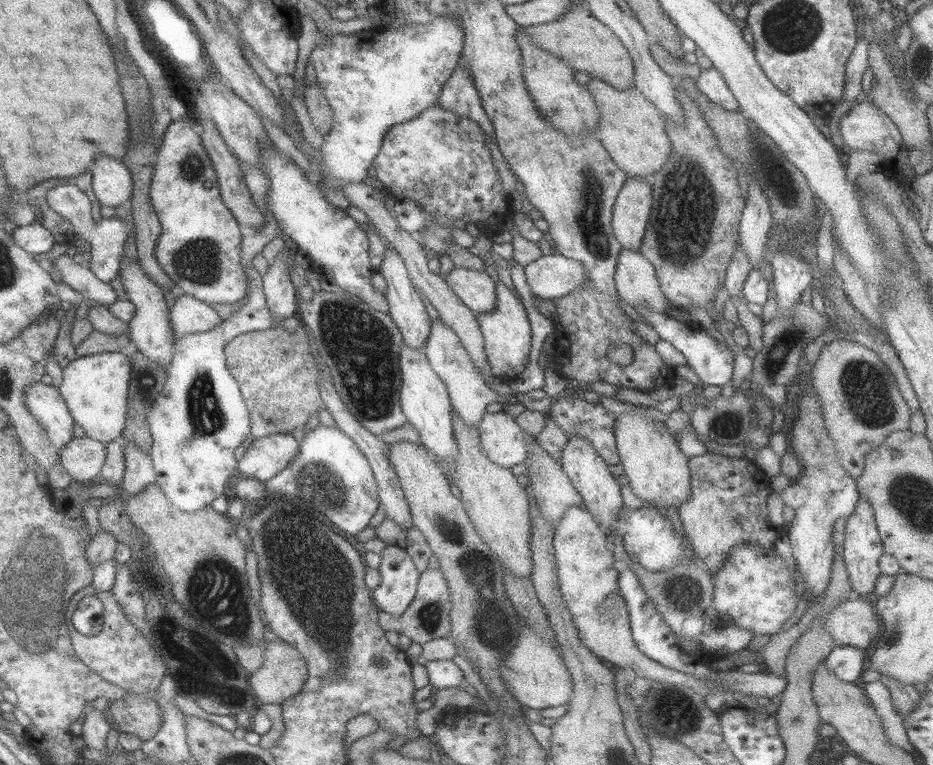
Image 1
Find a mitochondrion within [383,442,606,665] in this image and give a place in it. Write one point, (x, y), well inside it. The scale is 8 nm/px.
(429, 616)

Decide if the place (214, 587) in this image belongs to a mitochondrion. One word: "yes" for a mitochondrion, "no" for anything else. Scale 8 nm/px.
yes

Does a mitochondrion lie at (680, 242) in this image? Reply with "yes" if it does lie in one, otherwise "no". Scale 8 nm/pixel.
yes

